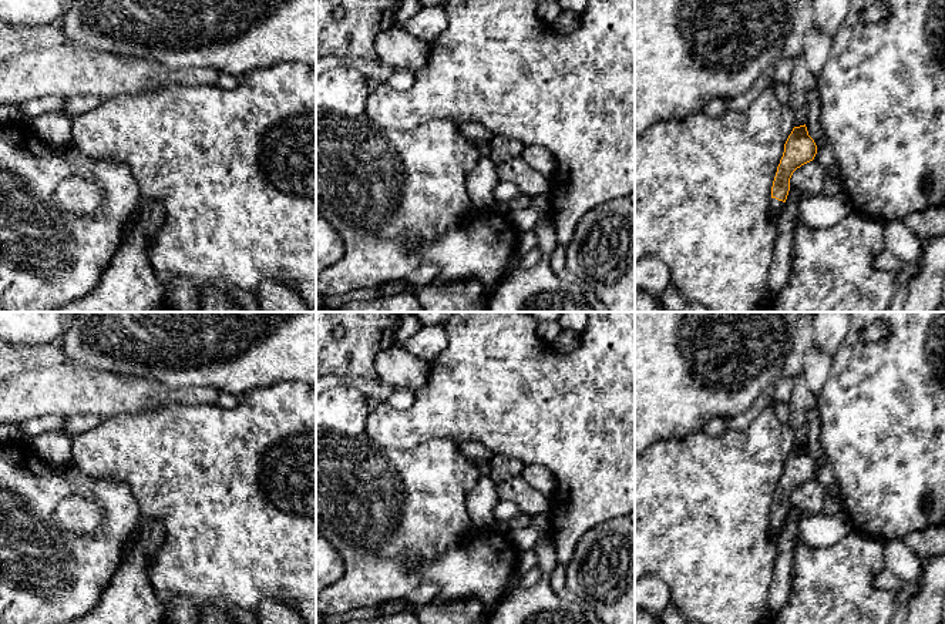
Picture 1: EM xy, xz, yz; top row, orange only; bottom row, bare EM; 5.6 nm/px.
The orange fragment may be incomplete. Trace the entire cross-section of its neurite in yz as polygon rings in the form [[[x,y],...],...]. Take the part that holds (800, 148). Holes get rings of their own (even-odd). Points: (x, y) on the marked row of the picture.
[[[794,127],[784,144],[784,152],[777,167],[771,187],[770,208],[774,218],[780,218],[790,191],[790,178],[801,165],[814,160],[817,145],[808,135],[807,127]]]

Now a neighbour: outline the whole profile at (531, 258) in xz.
[[[534,248],[531,251],[528,251],[527,254],[519,255],[515,266],[518,271],[529,269],[529,268],[535,266],[539,259],[541,259],[541,251],[539,251],[539,248]]]

